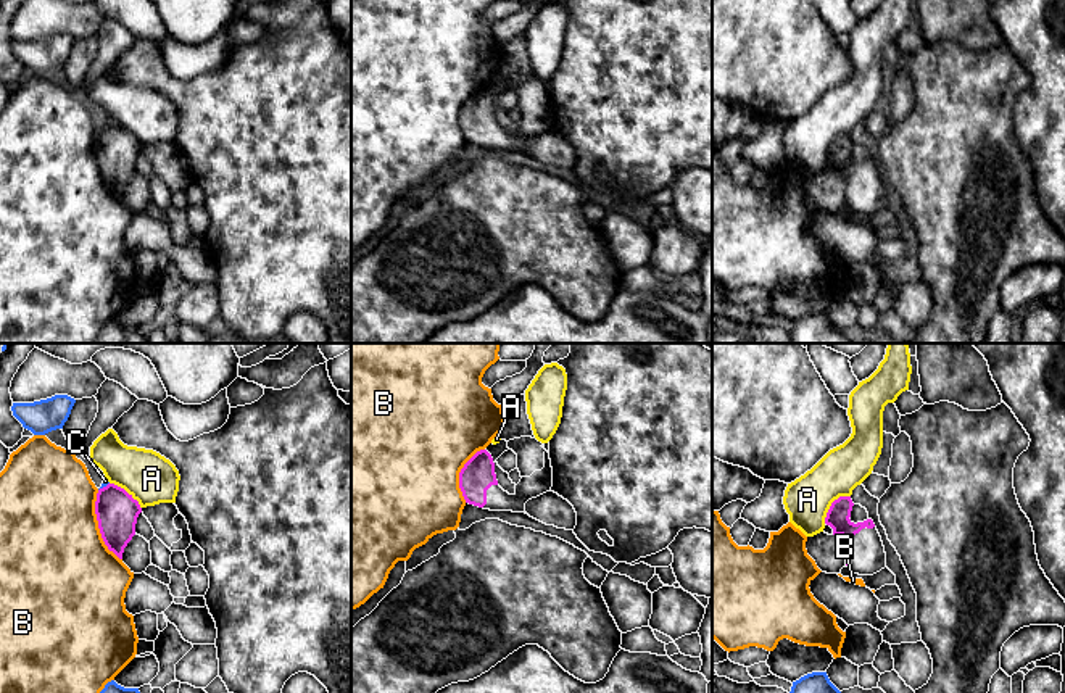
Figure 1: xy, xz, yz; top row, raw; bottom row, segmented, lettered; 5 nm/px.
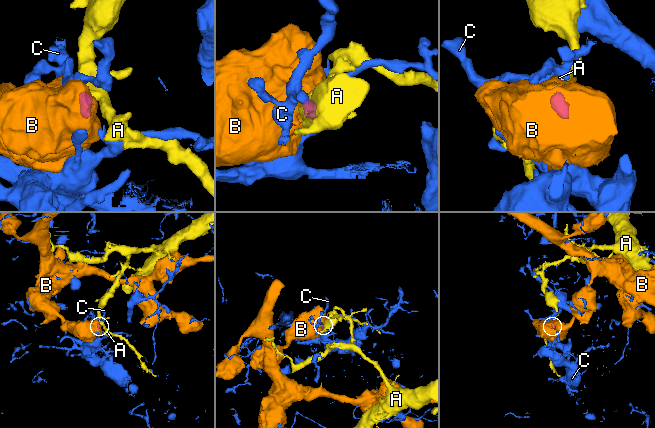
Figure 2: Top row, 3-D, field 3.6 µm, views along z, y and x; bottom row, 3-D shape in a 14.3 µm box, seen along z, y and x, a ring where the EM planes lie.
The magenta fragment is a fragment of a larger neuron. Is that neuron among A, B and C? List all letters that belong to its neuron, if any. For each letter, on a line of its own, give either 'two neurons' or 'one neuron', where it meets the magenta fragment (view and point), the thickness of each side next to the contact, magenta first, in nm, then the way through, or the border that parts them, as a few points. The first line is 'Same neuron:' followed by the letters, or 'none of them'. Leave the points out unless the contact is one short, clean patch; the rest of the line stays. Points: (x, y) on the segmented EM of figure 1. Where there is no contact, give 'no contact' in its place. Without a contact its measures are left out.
Same neuron: none of them
A: two neurons; meets magenta in yz at (832, 505); 120 nm thick on the magenta side, 220 nm on the other; border along yz (849, 495), (840, 495), (832, 503), (824, 522)
B: two neurons; meets magenta in xy at (99, 526); 220 nm thick on the magenta side, 500 nm on the other
C: two neurons; meets magenta in xy at (103, 487); 220 nm thick on the magenta side, 30 nm on the other; border along xy (108, 482), (99, 490)

